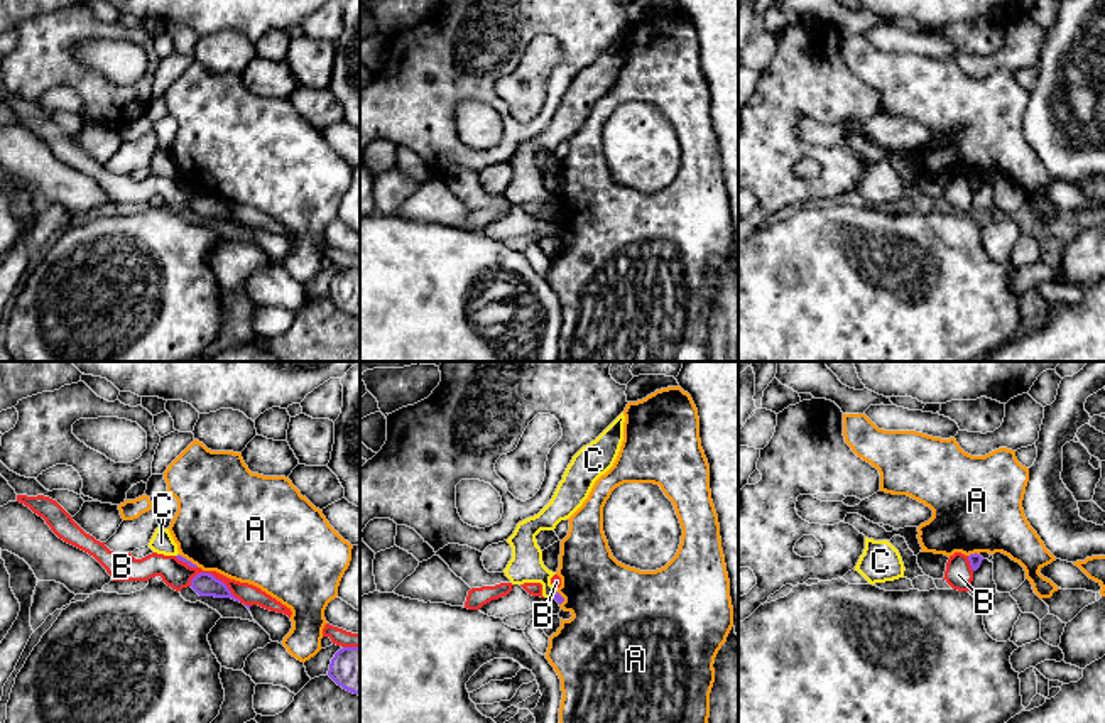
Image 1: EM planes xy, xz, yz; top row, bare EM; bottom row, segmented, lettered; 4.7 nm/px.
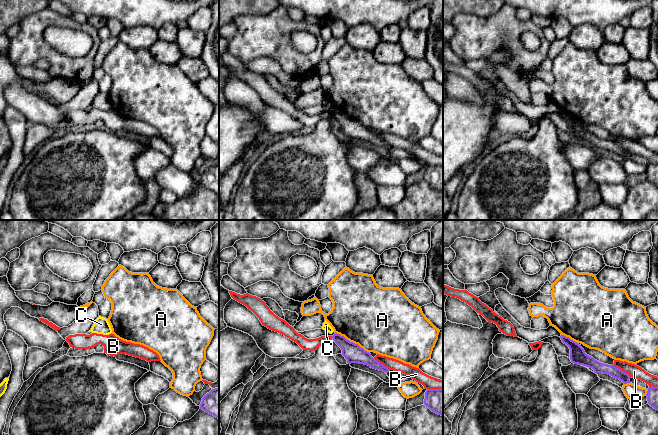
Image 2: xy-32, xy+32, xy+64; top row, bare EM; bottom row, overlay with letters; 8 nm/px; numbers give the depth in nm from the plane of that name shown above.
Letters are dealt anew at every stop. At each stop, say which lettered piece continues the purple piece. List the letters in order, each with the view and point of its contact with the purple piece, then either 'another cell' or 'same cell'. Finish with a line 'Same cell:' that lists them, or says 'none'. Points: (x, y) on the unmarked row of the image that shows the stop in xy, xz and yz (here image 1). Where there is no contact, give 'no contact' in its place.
A: yz (975, 174) | another cell
B: xy (215, 200) | another cell
C: xz (556, 215) | another cell
Same cell: none

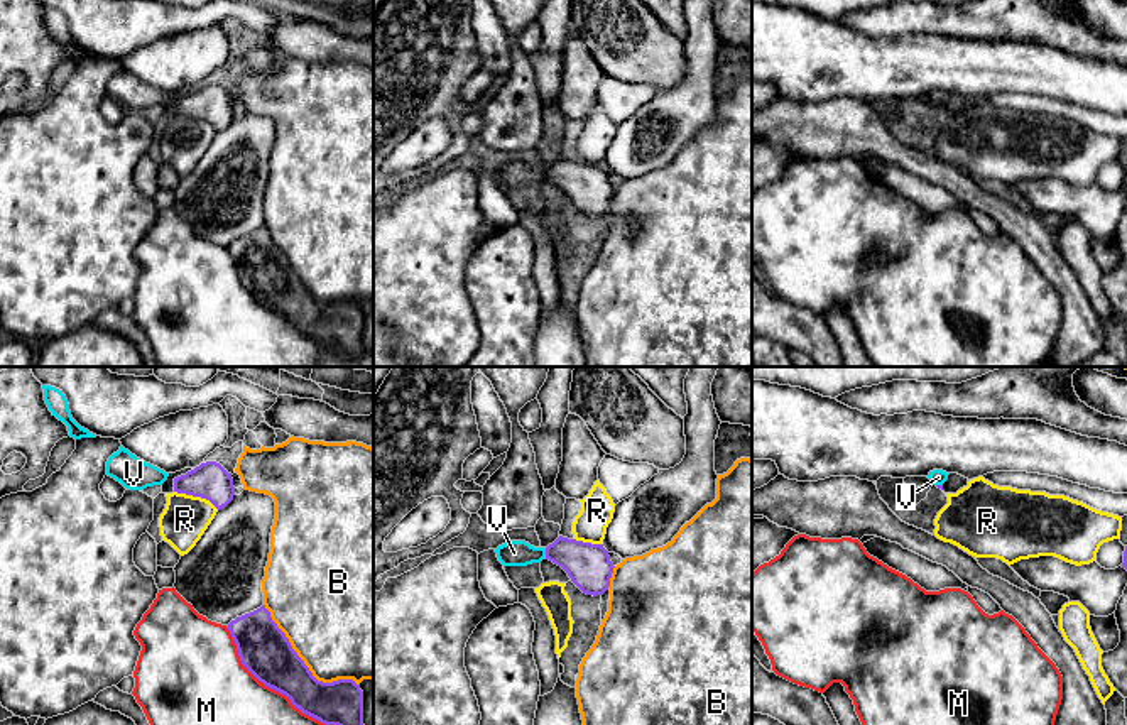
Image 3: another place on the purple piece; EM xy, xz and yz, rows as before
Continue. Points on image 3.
B: xy (303, 284) | another cell
M: xy (286, 316) | another cell
R: xy (196, 117) | another cell
V: xz (546, 174) | same cell
Same cell: V

